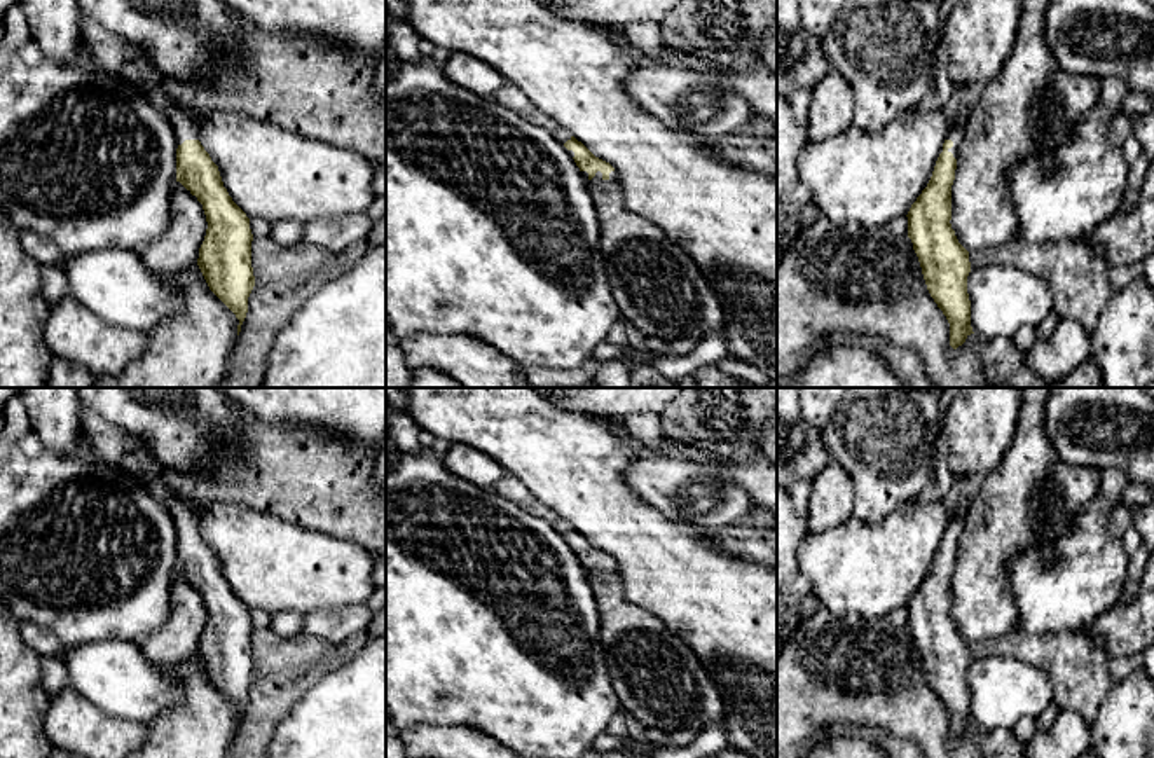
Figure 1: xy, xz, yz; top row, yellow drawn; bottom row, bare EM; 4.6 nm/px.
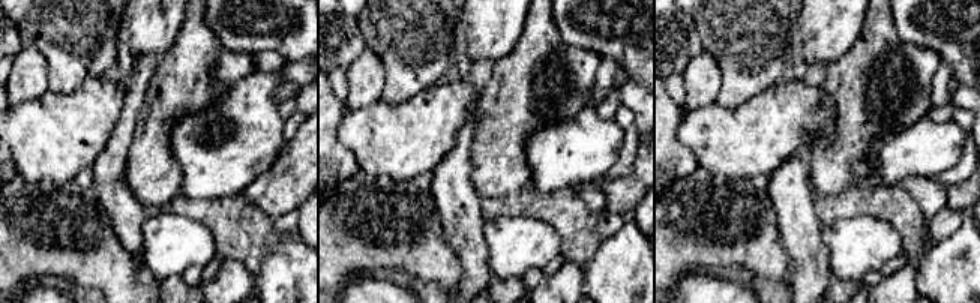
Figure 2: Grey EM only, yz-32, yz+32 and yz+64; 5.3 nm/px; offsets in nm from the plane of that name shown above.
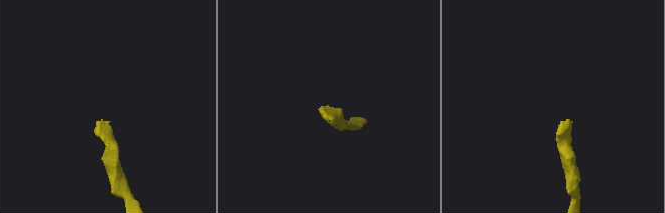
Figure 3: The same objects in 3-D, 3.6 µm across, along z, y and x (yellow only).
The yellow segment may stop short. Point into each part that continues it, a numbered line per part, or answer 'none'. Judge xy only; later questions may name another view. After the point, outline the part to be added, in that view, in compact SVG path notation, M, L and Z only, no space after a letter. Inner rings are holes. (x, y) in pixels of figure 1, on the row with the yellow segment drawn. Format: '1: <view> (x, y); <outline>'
1: xy (185, 123); M178 107L169 115L178 145L182 145L185 140L199 140L203 115L204 114L183 107Z

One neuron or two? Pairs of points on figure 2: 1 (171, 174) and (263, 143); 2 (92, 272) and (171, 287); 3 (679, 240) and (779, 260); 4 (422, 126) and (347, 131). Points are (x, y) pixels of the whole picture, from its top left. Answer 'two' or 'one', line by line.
1: two
2: two
3: one
4: one

